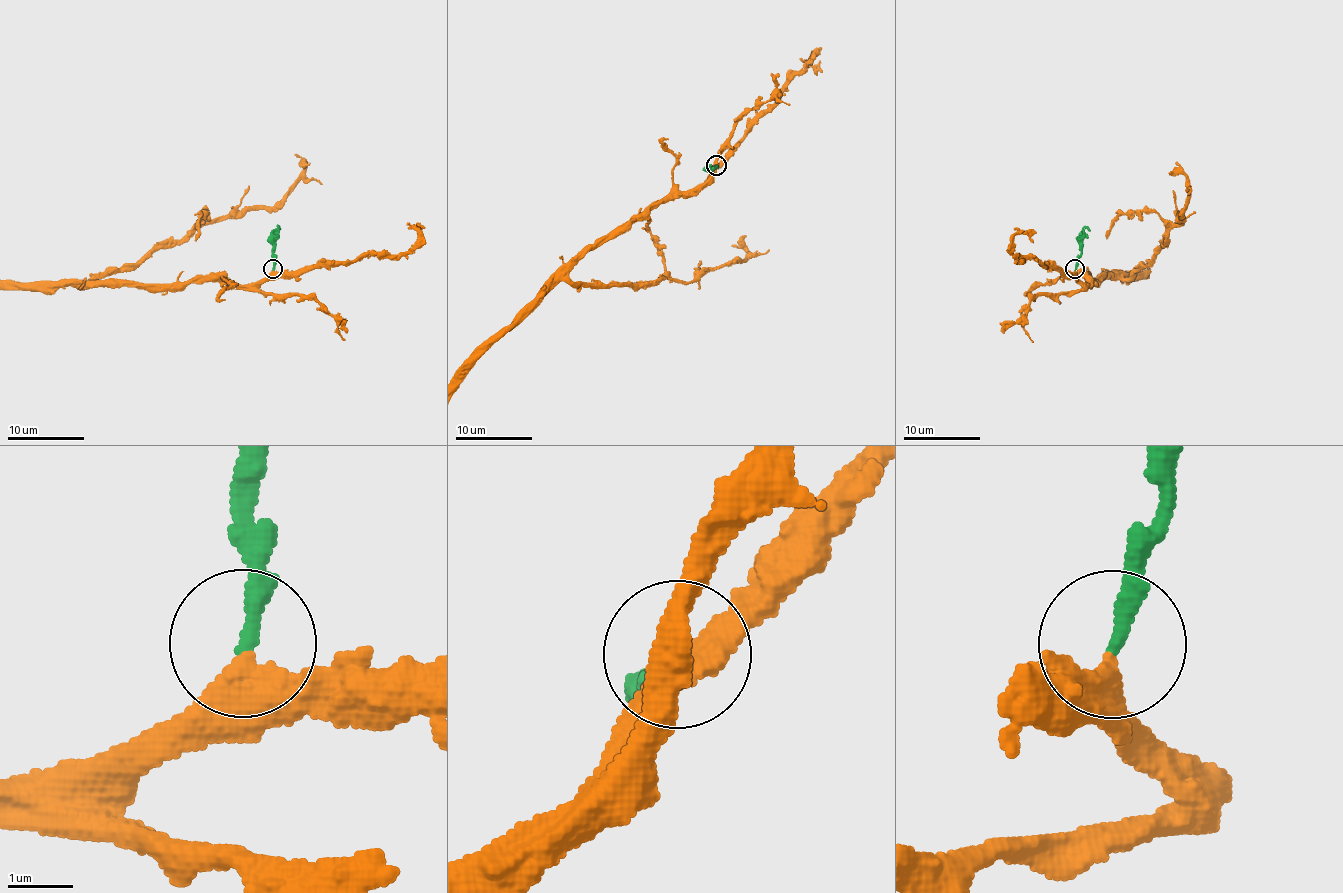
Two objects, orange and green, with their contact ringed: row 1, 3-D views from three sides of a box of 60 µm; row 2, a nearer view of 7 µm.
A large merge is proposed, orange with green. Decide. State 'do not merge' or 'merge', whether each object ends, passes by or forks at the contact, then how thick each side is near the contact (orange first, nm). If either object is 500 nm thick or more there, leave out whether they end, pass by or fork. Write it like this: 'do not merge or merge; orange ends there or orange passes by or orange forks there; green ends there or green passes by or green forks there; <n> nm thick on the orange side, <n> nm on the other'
merge; orange ends there; green ends there; 440 nm thick on the orange side, 240 nm on the other

